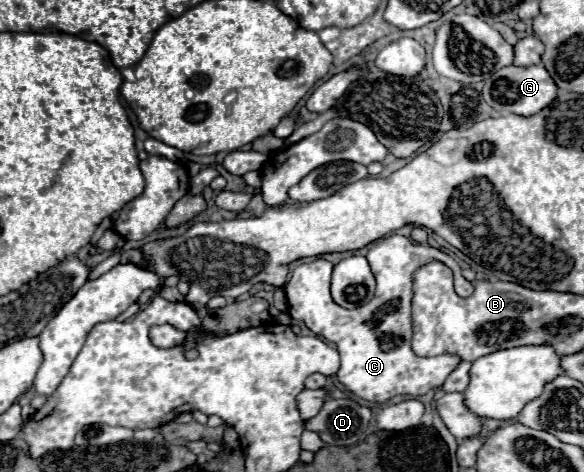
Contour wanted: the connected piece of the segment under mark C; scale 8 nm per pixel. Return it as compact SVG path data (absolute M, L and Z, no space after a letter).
M386 235L374 241L366 259L376 277L376 295L368 305L352 311L336 305L330 297L330 275L334 265L326 259L317 258L312 263L302 263L300 267L296 267L290 281L284 285L288 313L292 315L292 319L306 323L306 327L316 335L336 343L342 359L336 379L360 399L382 403L400 393L408 393L412 397L424 395L430 389L440 387L450 371L460 363L460 359L456 359L456 355L416 357L412 353L412 271L416 271L416 267L424 263L430 263L432 259L438 259L454 271L454 287L460 297L472 295L474 285L462 277L460 265L450 255L430 245L412 243L412 239L402 235Z

